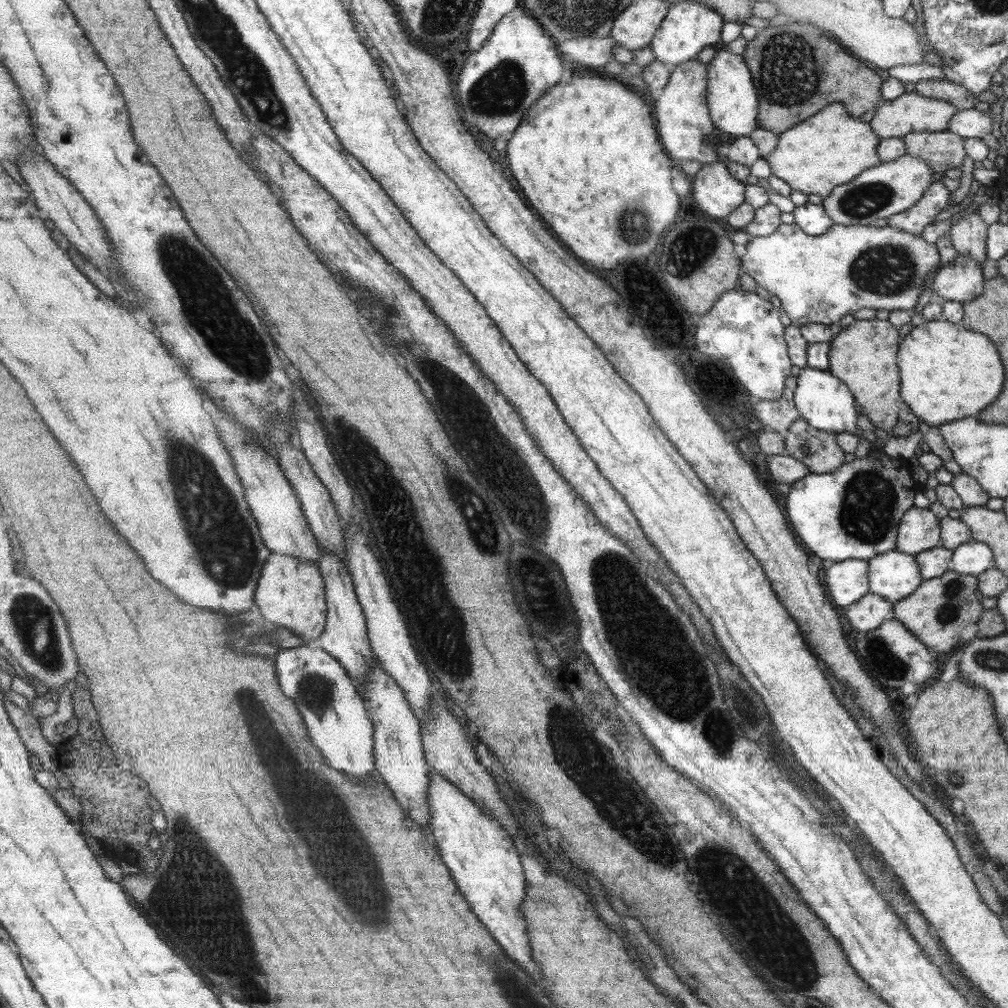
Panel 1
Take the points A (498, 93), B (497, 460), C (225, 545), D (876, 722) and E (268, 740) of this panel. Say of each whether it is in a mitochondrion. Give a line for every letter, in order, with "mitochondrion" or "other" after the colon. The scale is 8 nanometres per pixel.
A: mitochondrion
B: mitochondrion
C: mitochondrion
D: other
E: mitochondrion

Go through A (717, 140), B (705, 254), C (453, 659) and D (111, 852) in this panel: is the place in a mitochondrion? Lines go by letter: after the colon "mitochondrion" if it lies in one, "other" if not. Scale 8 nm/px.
A: other
B: mitochondrion
C: mitochondrion
D: other

